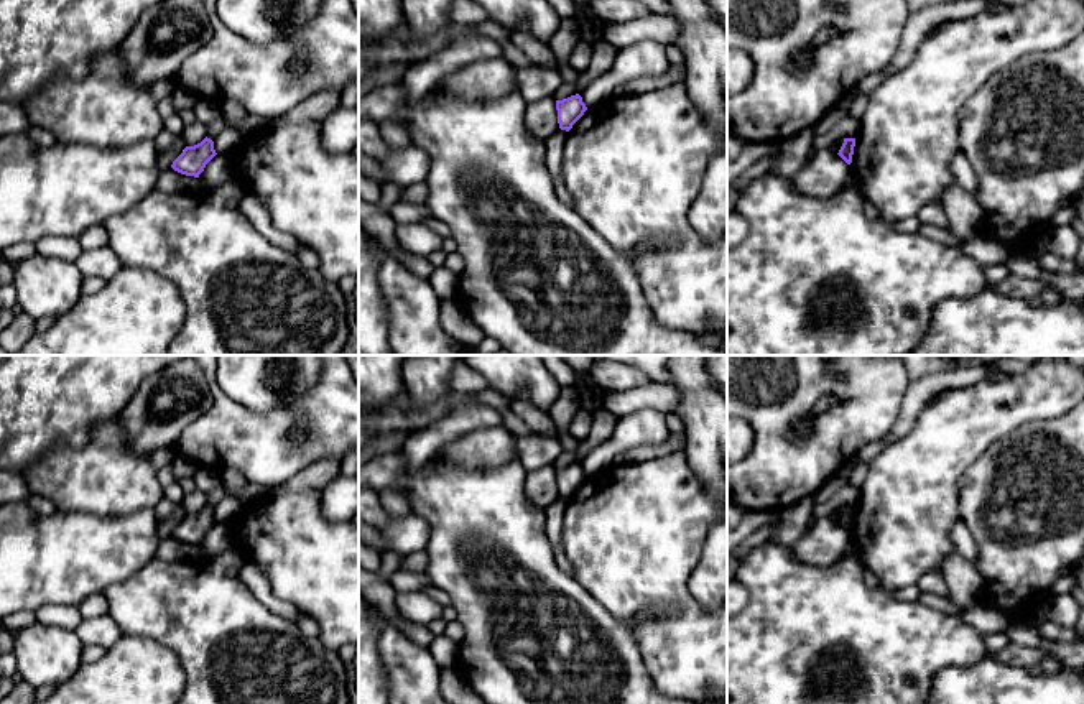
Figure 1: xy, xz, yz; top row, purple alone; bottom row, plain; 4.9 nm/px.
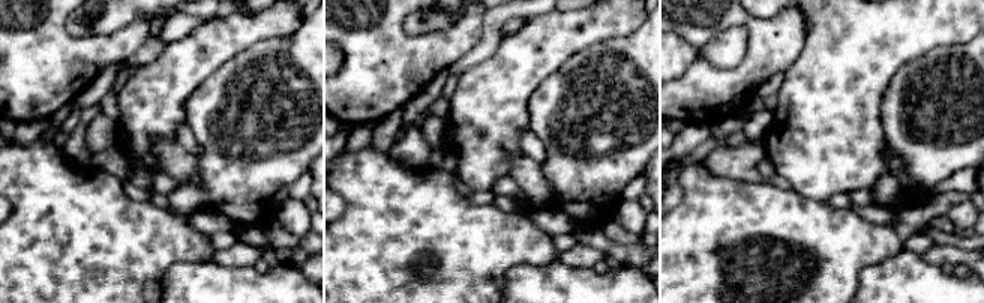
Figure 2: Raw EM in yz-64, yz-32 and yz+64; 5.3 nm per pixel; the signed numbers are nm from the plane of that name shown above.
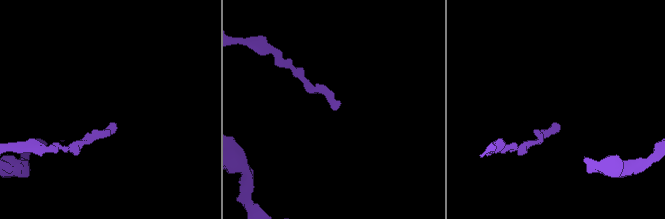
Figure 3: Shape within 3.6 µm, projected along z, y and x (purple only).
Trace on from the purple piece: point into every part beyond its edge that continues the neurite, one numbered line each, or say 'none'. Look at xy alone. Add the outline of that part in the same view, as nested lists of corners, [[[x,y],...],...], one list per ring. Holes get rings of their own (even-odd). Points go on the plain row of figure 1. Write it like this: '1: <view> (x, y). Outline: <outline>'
none

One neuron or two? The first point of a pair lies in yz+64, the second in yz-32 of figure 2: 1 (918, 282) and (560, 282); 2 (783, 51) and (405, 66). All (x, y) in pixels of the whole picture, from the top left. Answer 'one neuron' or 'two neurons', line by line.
1: one neuron
2: one neuron

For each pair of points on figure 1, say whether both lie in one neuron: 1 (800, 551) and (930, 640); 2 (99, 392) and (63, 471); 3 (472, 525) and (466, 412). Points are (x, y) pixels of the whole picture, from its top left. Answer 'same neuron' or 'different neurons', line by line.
1: different neurons
2: different neurons
3: different neurons

